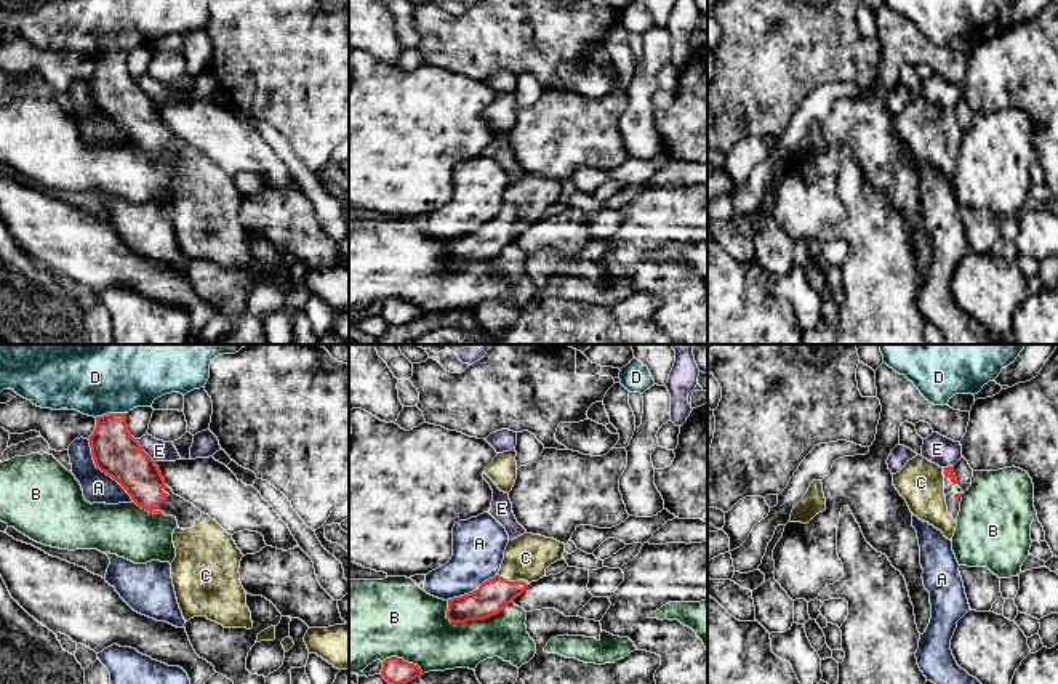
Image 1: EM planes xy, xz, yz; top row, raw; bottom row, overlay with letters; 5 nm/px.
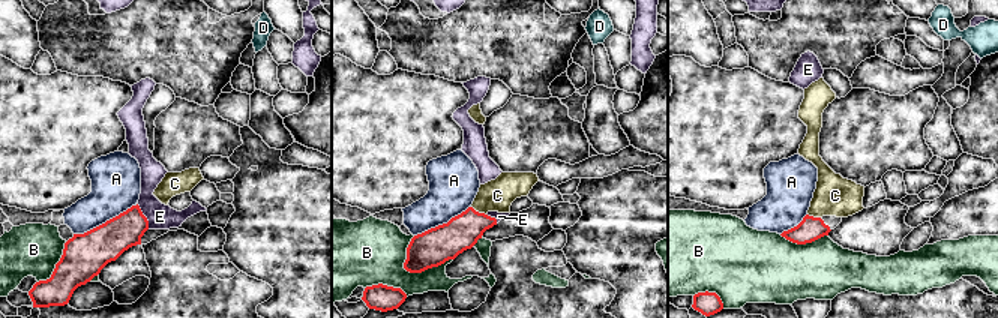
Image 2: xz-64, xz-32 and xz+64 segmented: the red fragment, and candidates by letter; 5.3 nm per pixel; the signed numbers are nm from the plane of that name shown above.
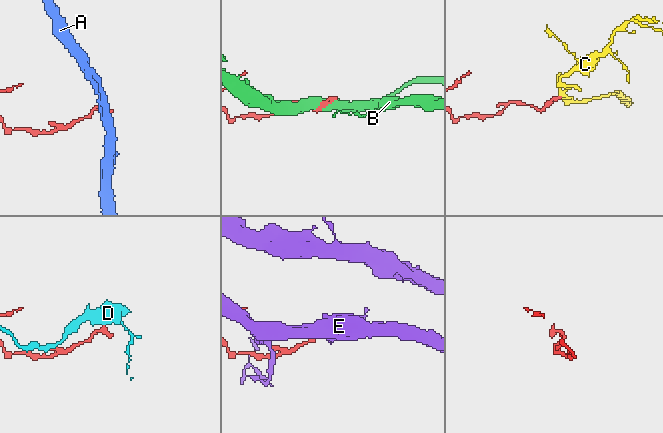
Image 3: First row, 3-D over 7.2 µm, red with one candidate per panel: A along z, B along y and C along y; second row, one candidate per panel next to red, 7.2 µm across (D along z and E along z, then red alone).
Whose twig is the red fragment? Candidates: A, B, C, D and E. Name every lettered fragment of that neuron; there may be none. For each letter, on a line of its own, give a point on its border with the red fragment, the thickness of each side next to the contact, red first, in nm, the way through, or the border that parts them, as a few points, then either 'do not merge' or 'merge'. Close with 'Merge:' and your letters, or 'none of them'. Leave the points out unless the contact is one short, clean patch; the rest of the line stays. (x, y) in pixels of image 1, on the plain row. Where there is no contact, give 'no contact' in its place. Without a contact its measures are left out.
A: contact xy (103, 112); calibres 240 and 160 nm; border xy (87, 80), (93, 104), (109, 116), (135, 143); do not merge
B: contact xz (477, 260); calibres 160 and 280 nm; do not merge
C: contact xz (508, 221); calibres 160 and 220 nm; way xz (493, 236), (508, 221), (525, 199); merge
D: contact xy (111, 55); calibres 240 and 280 nm; border xy (127, 53), (108, 53), (95, 58); do not merge
E: contact xy (143, 92); calibres 240 and 110 nm; border xy (136, 80), (154, 103); do not merge
Merge: C

